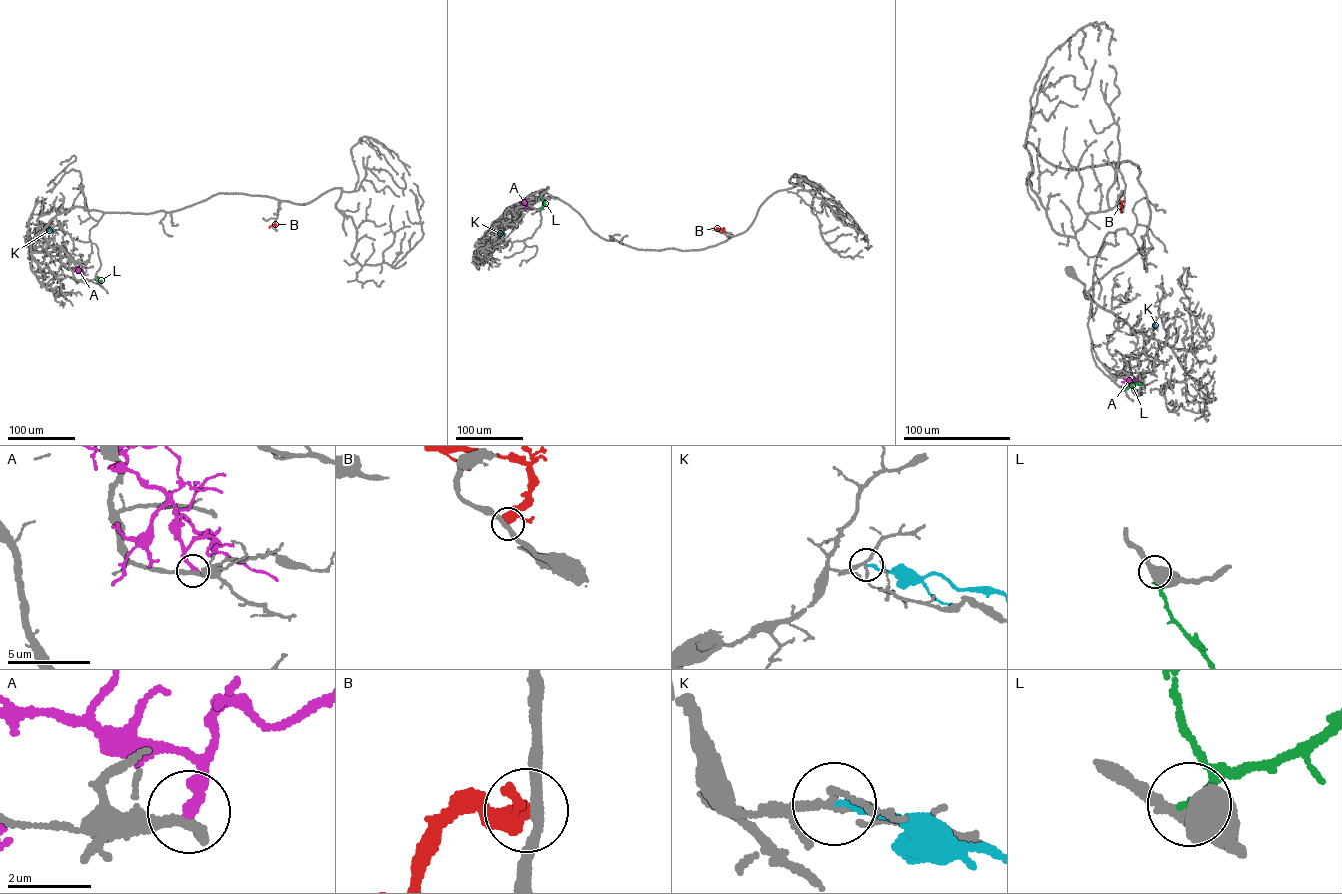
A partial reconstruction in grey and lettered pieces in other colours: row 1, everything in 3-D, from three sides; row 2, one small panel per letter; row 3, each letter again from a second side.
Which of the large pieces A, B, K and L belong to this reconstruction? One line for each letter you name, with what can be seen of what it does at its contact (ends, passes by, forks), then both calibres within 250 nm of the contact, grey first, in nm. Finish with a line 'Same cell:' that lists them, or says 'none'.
Same cell: none

